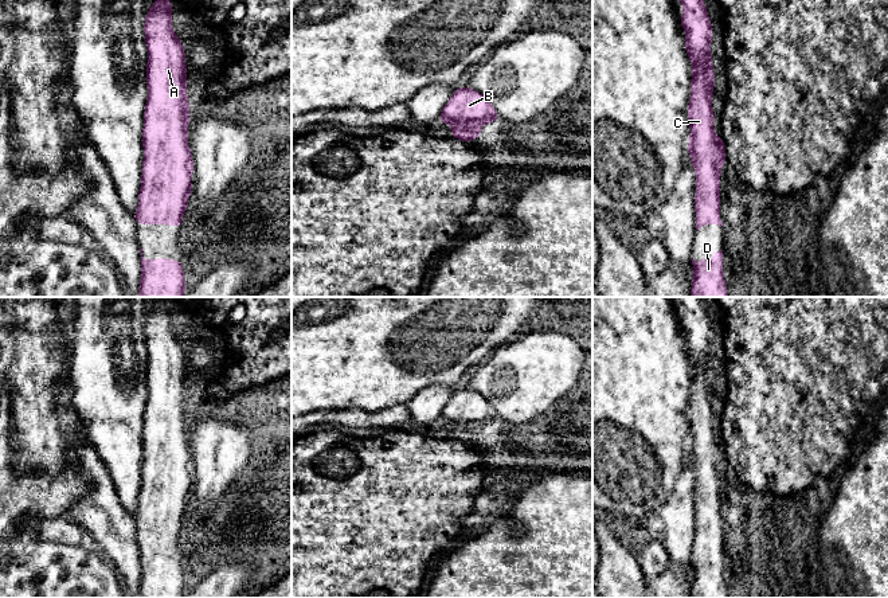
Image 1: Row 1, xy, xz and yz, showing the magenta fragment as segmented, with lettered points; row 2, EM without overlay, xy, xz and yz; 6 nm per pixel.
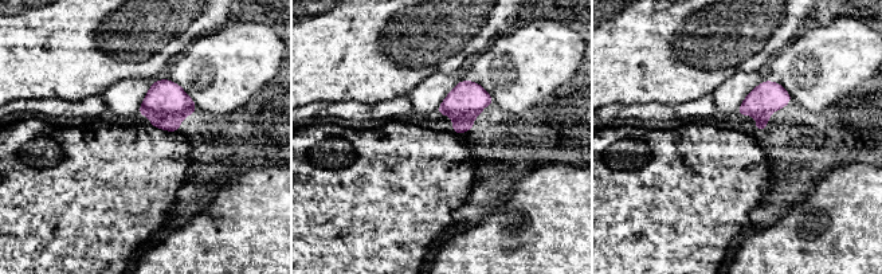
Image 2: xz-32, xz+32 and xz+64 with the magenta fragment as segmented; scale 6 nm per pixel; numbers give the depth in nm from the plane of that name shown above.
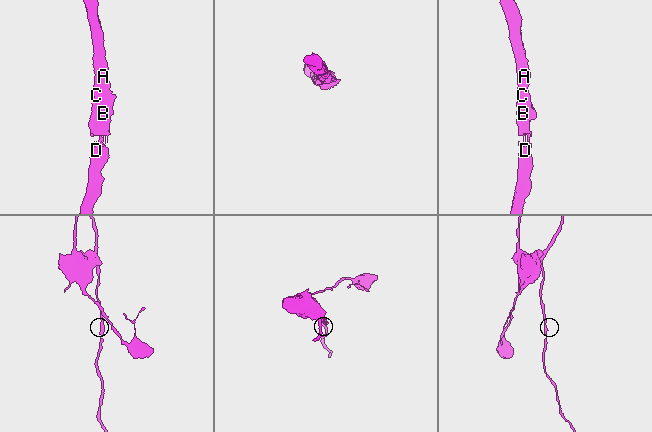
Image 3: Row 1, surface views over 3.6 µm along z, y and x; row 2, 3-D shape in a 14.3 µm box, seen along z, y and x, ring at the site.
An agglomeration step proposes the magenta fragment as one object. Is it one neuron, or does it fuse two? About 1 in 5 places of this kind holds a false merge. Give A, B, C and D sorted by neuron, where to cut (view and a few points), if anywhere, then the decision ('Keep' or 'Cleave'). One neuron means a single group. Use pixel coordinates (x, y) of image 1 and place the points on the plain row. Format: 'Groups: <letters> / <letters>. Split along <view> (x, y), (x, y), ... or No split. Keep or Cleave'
Groups: A B C D. No split. Keep

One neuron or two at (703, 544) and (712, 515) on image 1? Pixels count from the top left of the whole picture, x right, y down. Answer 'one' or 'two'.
one

